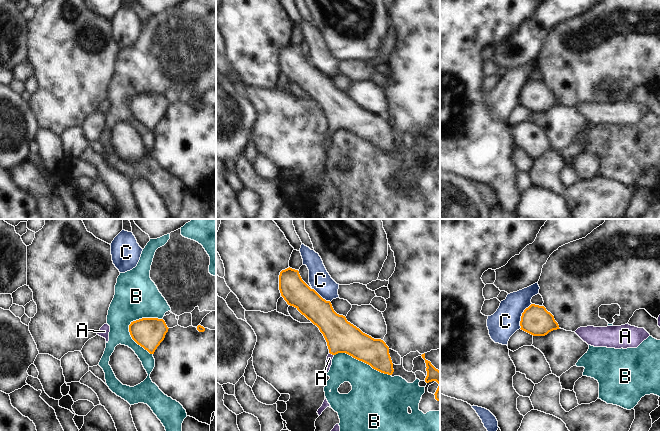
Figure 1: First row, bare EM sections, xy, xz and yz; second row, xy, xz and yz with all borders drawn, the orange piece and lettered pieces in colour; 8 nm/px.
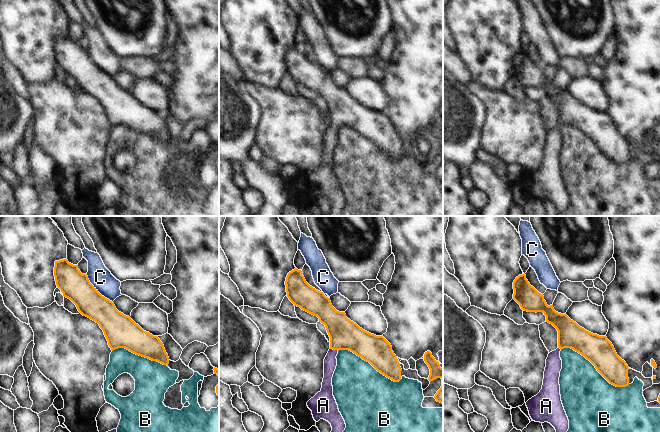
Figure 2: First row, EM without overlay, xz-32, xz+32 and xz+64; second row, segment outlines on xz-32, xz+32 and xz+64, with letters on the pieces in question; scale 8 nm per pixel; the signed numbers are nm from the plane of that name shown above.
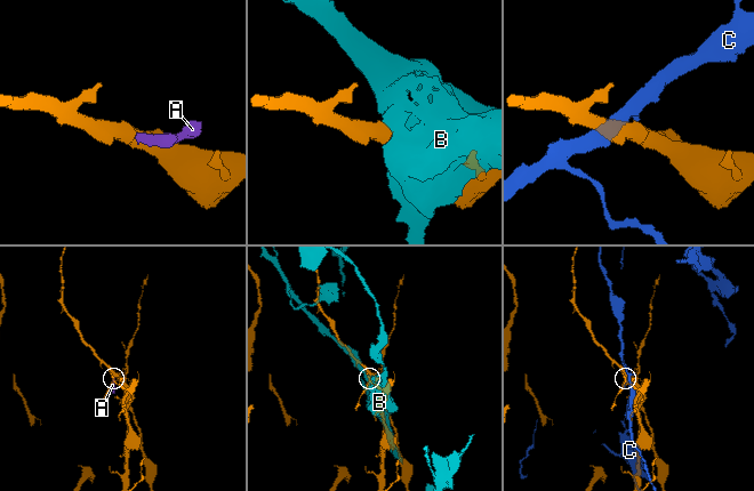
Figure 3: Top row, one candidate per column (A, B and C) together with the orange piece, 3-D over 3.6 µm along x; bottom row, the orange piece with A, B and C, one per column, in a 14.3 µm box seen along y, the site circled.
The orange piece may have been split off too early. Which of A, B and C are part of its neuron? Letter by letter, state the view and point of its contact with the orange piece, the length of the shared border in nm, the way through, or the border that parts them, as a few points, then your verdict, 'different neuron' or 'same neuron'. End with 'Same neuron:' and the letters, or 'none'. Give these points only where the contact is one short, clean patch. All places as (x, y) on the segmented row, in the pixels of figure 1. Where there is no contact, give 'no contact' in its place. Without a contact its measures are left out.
A: xz (331, 353) | 50 nm | across xz (341, 336), (331, 353), (329, 358) | same neuron
B: xy (134, 340) | 320 nm | different neuron
C: yz (521, 316) | 220 nm | different neuron
Same neuron: A

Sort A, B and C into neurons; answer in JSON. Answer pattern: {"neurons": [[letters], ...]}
{"neurons": [["A"], ["B"], ["C"]]}

